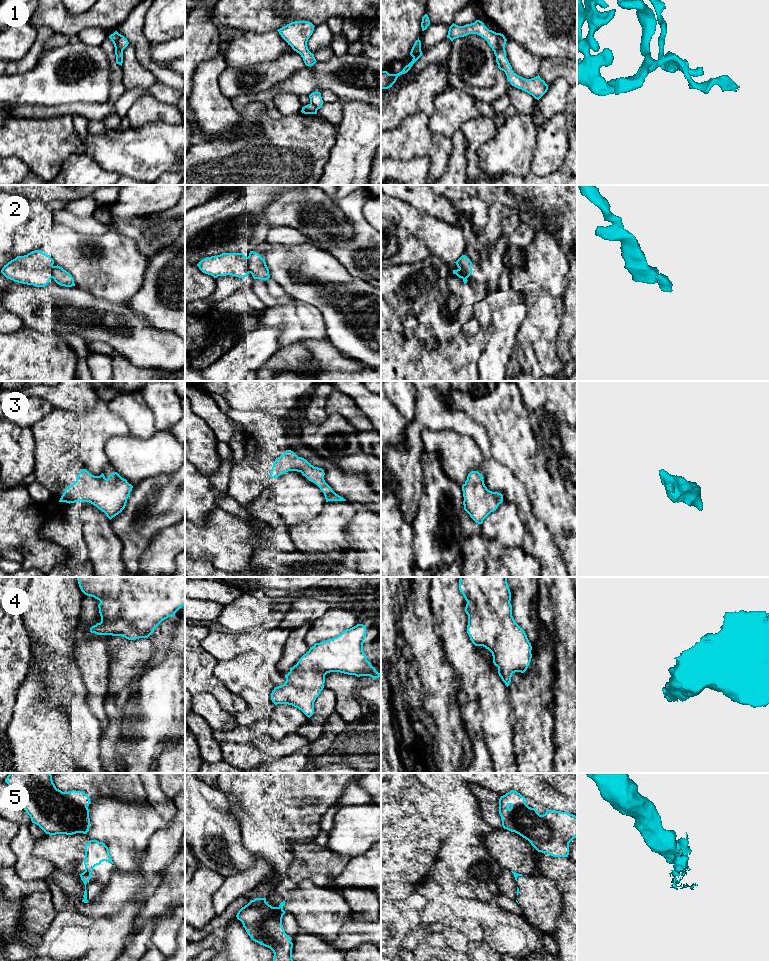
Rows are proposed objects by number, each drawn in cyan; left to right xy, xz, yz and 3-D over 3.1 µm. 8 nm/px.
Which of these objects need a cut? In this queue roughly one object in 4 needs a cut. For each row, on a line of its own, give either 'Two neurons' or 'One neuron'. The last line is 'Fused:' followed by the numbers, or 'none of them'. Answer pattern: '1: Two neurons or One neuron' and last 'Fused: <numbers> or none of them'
1: Two neurons
2: One neuron
3: One neuron
4: One neuron
5: One neuron
Fused: 1

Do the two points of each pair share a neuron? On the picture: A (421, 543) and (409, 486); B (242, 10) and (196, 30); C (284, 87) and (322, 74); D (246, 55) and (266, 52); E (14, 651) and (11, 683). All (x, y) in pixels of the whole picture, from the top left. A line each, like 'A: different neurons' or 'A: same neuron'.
A: different neurons
B: different neurons
C: same neuron
D: same neuron
E: same neuron

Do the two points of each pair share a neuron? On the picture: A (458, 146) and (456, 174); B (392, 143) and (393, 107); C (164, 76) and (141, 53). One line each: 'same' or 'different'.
A: same
B: different
C: same

